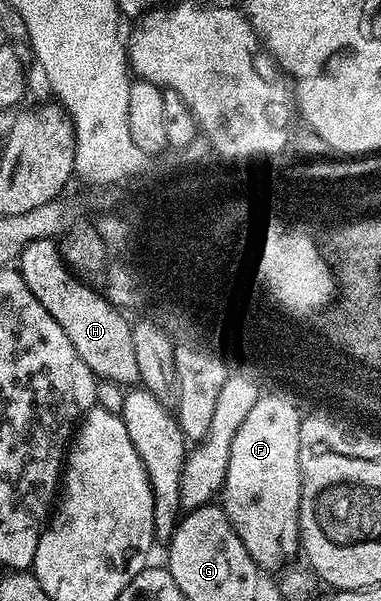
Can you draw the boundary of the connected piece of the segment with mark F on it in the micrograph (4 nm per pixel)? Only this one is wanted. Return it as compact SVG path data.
M272 392L262 394L250 406L250 414L246 414L242 426L238 426L238 434L234 434L234 442L230 442L230 462L226 466L226 478L222 489L222 507L230 518L238 538L242 538L242 546L254 558L257 568L283 569L292 555L301 551L300 546L300 495L302 494L302 478L298 462L298 446L300 445L300 421L302 411L288 396L279 396Z

